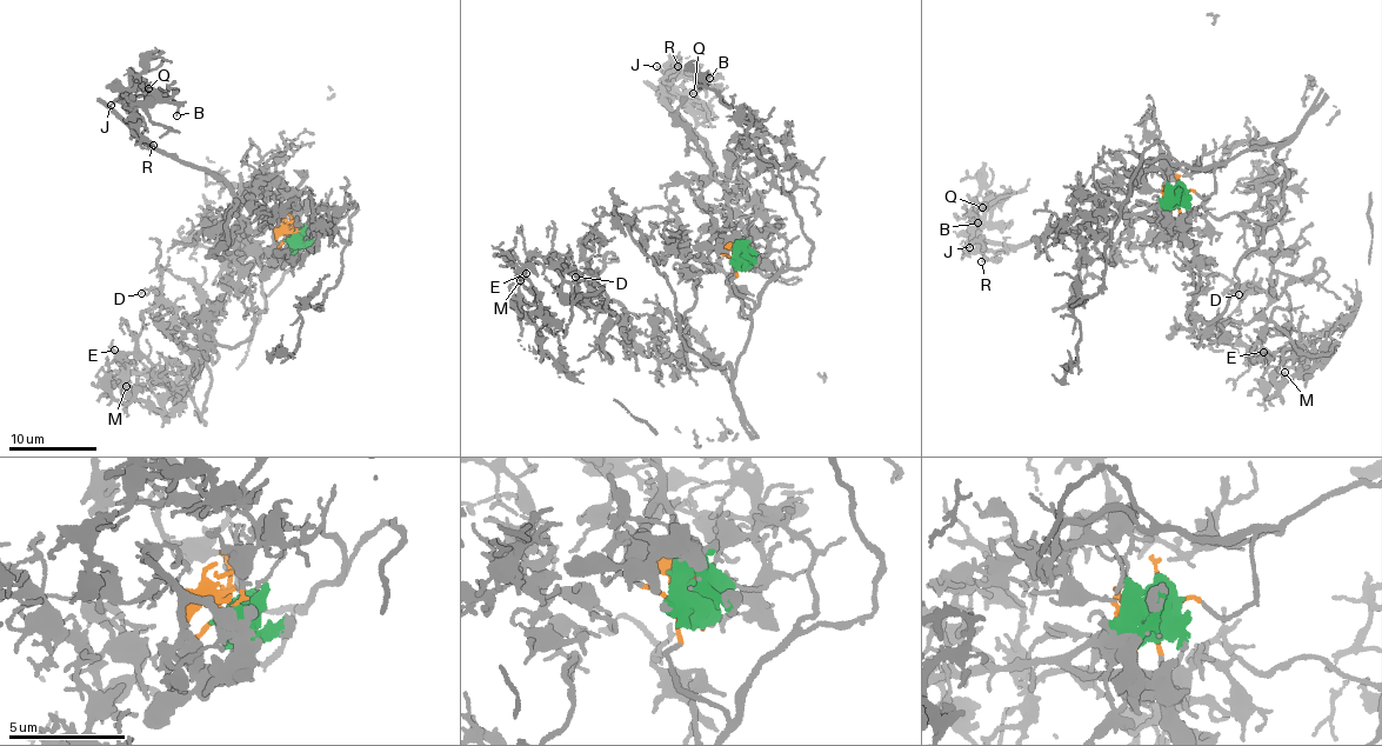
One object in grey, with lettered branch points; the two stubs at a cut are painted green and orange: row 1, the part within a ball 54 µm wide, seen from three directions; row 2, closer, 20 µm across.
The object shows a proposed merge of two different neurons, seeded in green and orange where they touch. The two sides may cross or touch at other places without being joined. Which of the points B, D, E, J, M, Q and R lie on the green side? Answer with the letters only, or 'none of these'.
B, J, Q, R

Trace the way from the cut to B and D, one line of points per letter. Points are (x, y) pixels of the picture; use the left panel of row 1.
B: (292, 232), (288, 239), (207, 167), (162, 152), (131, 127), (133, 110), (155, 101), (168, 99), (175, 115)
D: (292, 232), (301, 255), (315, 241), (252, 248), (220, 311), (182, 324), (158, 288), (140, 294)

